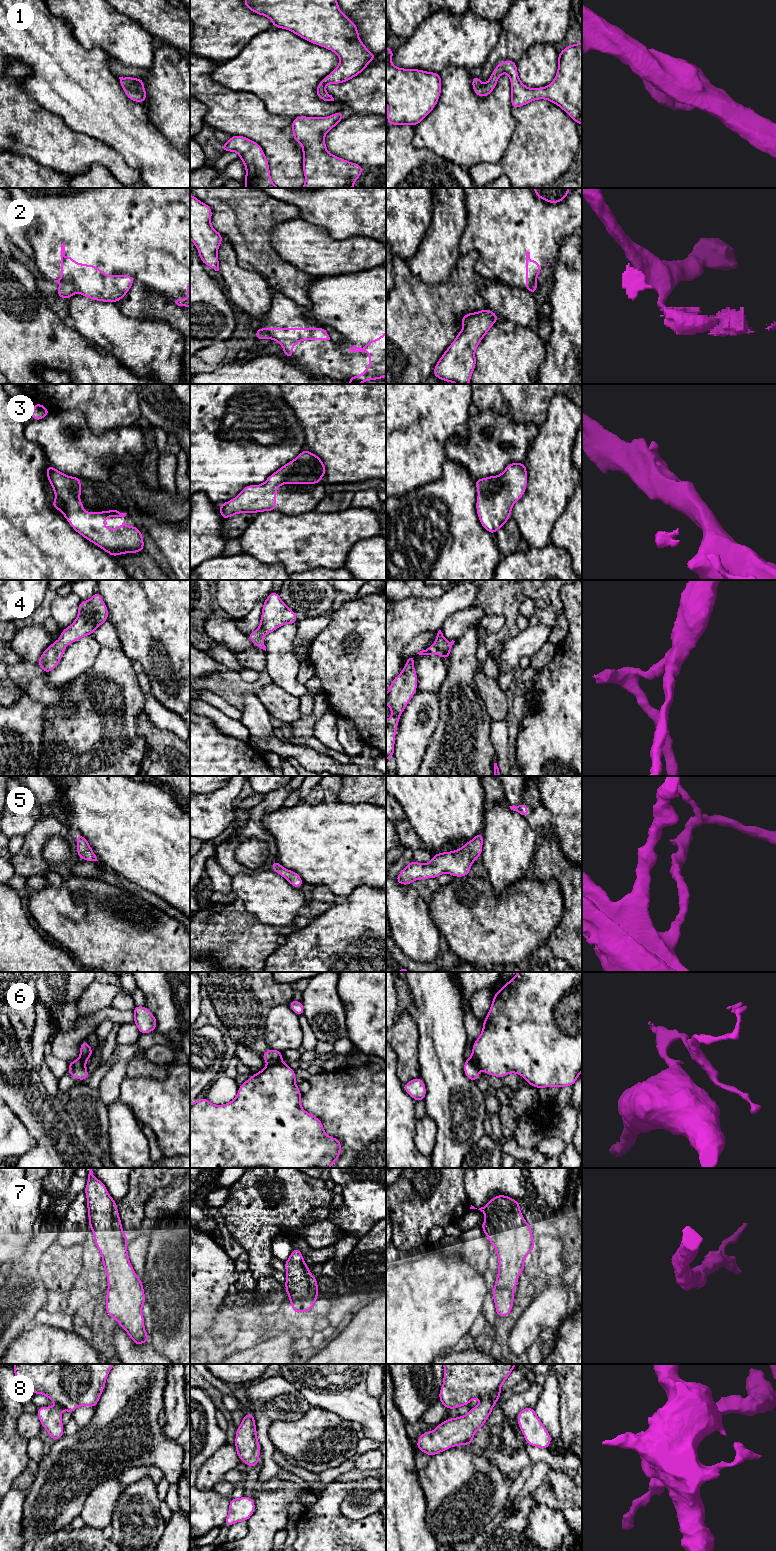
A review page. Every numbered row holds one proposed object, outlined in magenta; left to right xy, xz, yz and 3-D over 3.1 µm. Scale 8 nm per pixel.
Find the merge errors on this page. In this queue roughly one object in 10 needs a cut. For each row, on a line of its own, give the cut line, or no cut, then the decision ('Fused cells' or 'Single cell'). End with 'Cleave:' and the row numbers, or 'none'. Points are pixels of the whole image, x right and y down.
1: No split. Single cell
2: Split along xy (60, 282), (70, 282), (76, 291). Fused cells
3: No split. Single cell
4: No split. Single cell
5: No split. Single cell
6: Split along xz (281, 1060), (270, 1063). Fused cells
7: No split. Single cell
8: No split. Single cell
Cleave: 2, 6

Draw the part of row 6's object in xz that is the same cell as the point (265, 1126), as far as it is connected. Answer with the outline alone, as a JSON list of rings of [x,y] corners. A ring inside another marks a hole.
[[[284,1062],[267,1064],[260,1072],[239,1086],[234,1100],[223,1105],[215,1105],[205,1097],[190,1104],[190,1168],[330,1168],[341,1153],[341,1142],[338,1138],[327,1136],[321,1120],[302,1109],[302,1094],[295,1083],[296,1073]]]

